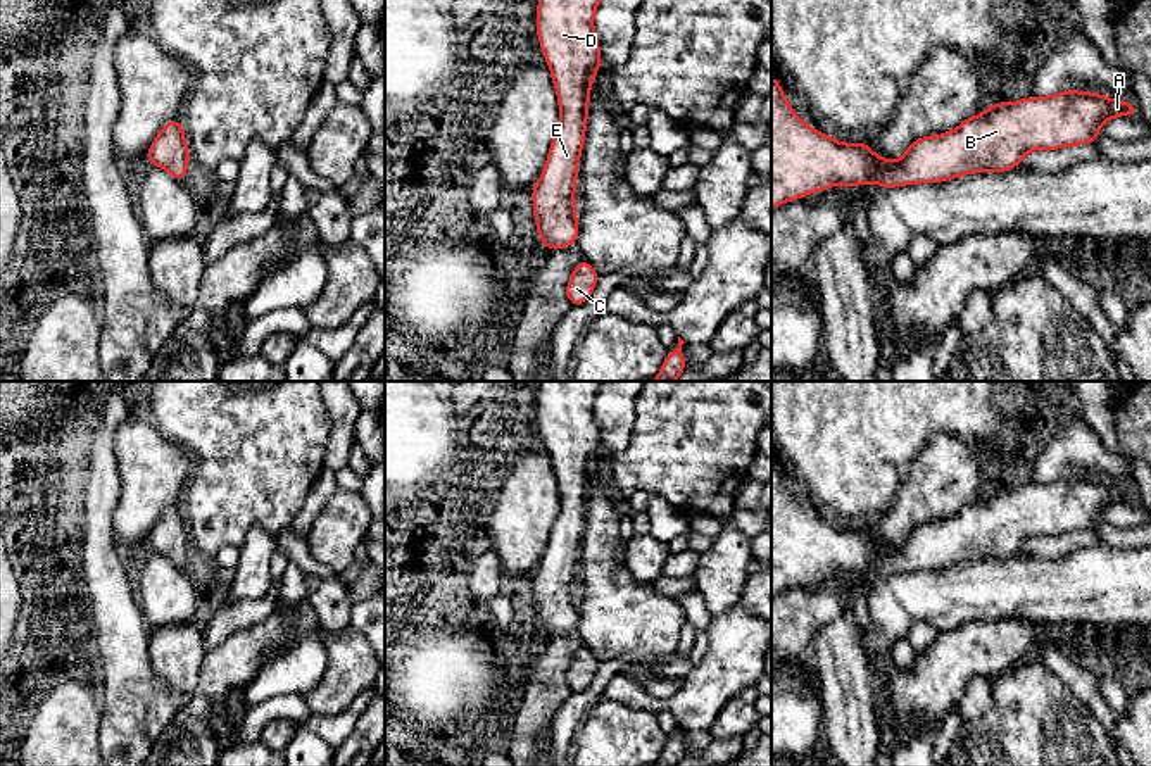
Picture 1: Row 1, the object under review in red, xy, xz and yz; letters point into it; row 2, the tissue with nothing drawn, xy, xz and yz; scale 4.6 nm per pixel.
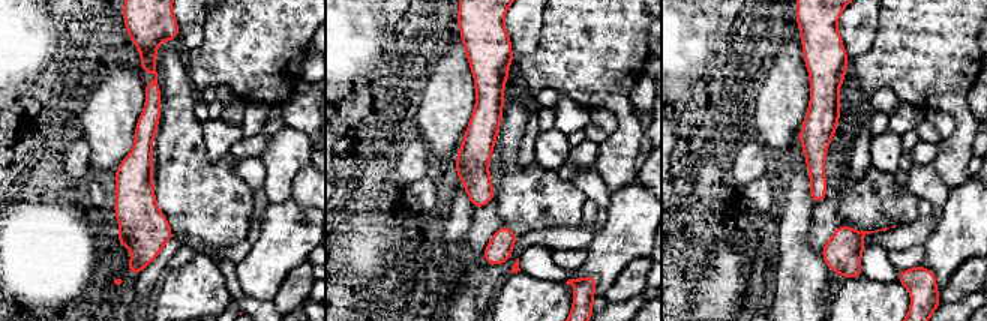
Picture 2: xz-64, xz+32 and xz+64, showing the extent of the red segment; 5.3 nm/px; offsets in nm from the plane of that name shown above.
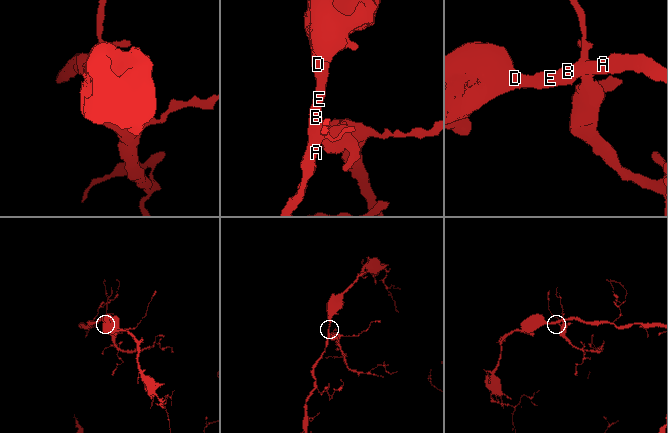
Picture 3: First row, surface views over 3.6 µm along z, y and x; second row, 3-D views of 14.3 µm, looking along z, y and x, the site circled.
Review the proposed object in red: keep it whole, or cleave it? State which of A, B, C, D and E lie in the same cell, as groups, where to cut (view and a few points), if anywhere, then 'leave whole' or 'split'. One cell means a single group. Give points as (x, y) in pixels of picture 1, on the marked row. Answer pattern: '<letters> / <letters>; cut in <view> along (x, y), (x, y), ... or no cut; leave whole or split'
A B C D E; no cut; leave whole

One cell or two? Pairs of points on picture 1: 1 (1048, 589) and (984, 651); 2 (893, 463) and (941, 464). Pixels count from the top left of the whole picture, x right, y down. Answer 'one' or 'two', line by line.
1: two
2: two

